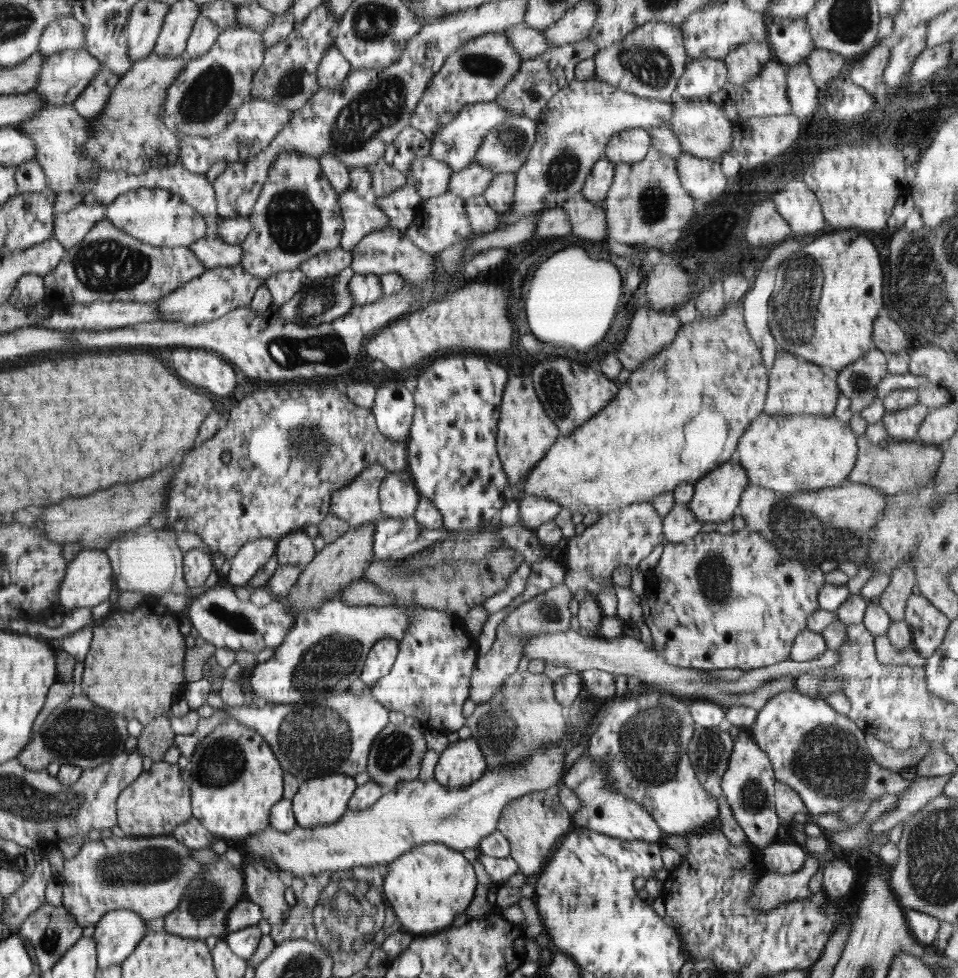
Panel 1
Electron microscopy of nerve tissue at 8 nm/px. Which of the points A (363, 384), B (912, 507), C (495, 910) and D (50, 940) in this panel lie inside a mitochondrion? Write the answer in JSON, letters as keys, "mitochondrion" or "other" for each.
{"A":"other","B":"mitochondrion","C":"other","D":"mitochondrion"}

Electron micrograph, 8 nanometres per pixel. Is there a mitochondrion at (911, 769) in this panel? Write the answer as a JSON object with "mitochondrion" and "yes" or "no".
{"mitochondrion":"no"}

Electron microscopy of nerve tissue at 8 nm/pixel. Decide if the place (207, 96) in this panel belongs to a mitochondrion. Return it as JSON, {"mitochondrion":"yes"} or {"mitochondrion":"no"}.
{"mitochondrion":"yes"}

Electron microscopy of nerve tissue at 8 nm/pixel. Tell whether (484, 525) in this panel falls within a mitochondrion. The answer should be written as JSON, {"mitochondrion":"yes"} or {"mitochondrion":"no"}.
{"mitochondrion":"no"}

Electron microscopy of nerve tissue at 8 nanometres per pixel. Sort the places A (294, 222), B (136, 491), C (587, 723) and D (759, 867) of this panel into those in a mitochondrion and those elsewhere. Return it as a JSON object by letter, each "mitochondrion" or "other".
{"A":"mitochondrion","B":"other","C":"other","D":"other"}

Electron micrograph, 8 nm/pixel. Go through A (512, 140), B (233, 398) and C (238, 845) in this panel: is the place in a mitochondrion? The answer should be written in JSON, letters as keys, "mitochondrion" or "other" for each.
{"A":"mitochondrion","B":"other","C":"other"}

